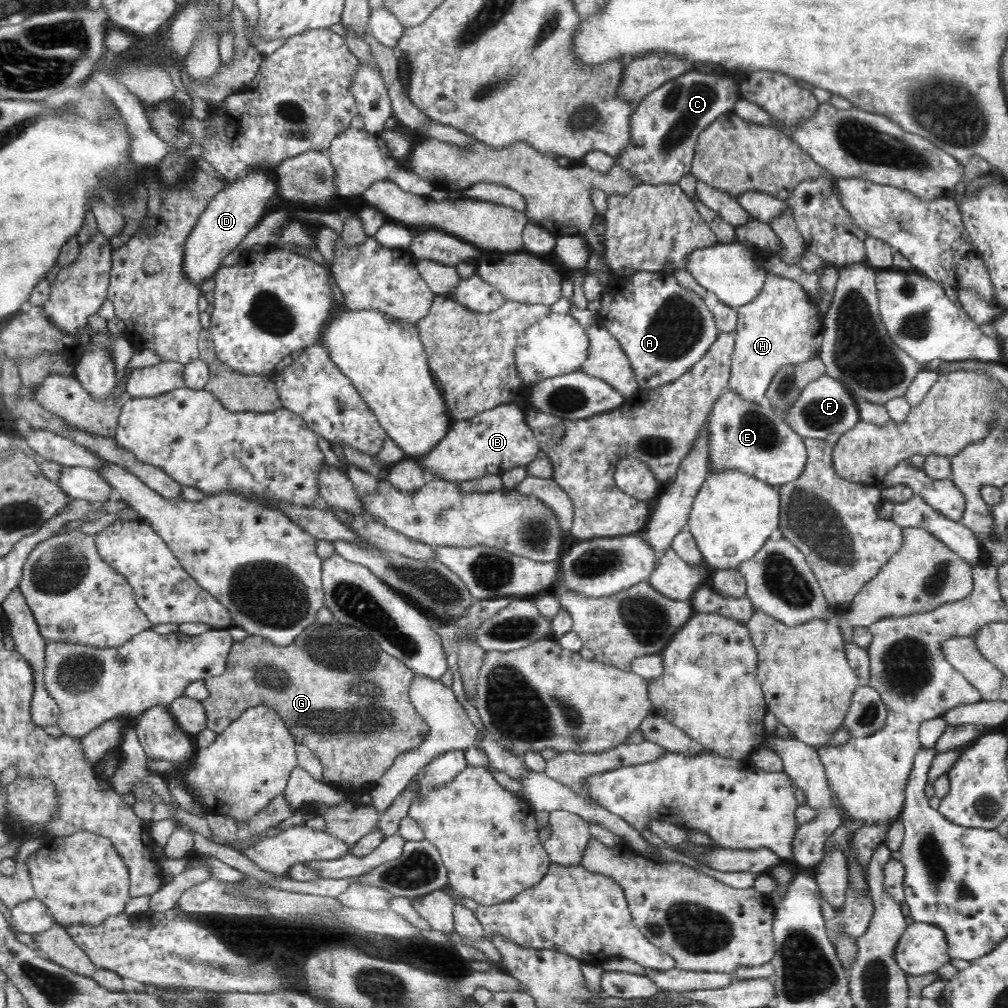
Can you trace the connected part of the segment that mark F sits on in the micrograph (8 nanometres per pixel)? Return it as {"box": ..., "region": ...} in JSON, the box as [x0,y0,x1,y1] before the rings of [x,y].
{"box":[781,375,861,439],"region":[[[824,375],[804,386],[798,400],[781,414],[790,428],[802,438],[825,439],[828,434],[842,434],[854,428],[861,421],[858,407],[854,404],[848,389],[835,378]]]}

